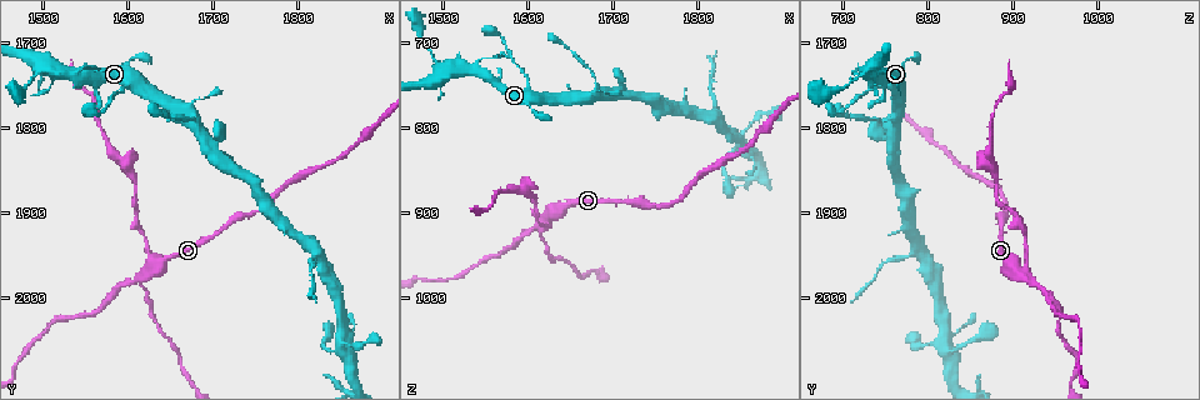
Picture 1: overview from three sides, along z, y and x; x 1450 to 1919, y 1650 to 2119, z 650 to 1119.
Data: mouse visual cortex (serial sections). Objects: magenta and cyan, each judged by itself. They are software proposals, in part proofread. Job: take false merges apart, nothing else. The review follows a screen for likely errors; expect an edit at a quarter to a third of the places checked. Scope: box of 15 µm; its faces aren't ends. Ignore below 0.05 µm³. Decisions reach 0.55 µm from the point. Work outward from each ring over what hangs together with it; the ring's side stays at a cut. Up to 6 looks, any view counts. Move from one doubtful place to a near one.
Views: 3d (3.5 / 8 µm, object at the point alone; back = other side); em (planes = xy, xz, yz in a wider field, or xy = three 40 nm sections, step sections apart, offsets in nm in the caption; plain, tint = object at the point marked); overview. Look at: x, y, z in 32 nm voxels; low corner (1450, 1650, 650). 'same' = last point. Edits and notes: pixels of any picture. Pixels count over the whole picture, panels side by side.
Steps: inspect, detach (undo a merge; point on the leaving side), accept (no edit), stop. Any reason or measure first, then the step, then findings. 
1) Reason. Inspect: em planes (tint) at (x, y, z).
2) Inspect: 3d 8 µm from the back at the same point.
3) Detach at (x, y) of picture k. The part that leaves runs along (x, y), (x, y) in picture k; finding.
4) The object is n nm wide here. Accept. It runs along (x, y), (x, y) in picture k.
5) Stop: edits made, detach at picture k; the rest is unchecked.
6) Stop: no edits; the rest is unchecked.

Thick turns thin. Inspect: 3d 3.5 µm from the back at (1680, 1790, 745).

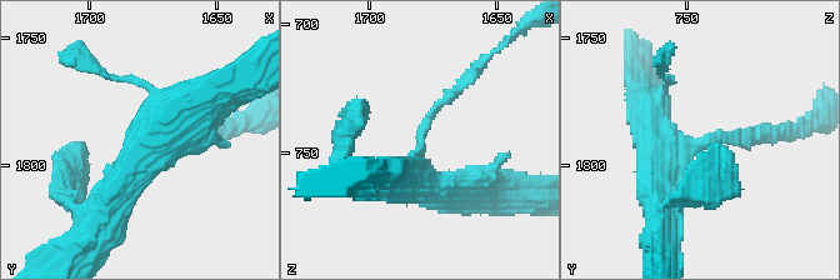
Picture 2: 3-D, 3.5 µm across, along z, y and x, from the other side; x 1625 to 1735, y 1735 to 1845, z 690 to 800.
The arms are 150, 500 nm wide. Inspect: em planes (tint) at (1681, 1792, 743).

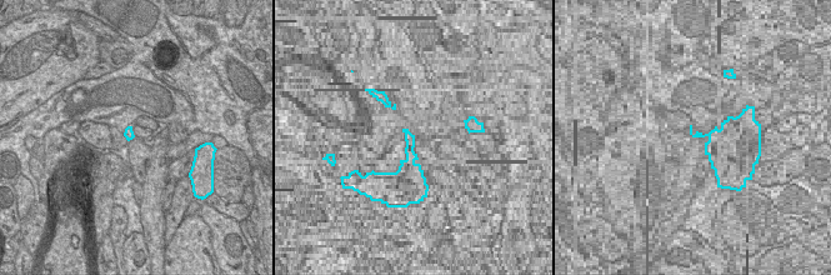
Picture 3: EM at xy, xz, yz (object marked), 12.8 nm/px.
Accept. It runs along (450, 189), (423, 183), (419, 135), (473, 74) in picture 2; continuous, no second cell.

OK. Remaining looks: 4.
Four arms meet. Inspect: 3d 3.5 µm at (1625, 1970, 905).

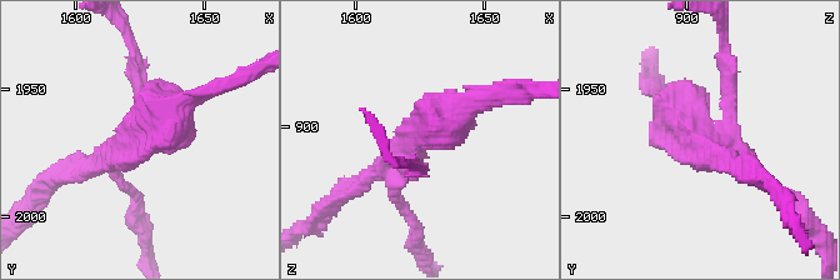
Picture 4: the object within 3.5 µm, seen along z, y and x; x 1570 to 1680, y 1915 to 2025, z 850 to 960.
4 arms meet here; the arms are 150, 150, 200, 450 nm wide; shape alone is not enough. Inspect: em xy step 1 (tint) at (1622, 1973, 908).

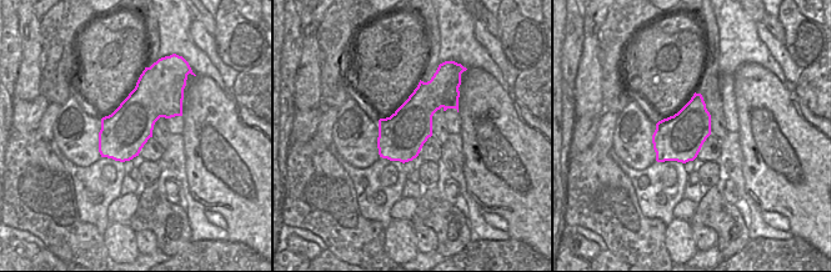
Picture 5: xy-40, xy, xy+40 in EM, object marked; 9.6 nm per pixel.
Detach at (726, 78) of picture 4. A second cell is stuck on.

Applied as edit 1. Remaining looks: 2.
Stop: edits made, detach at picture 4; the rest is unchecked.

